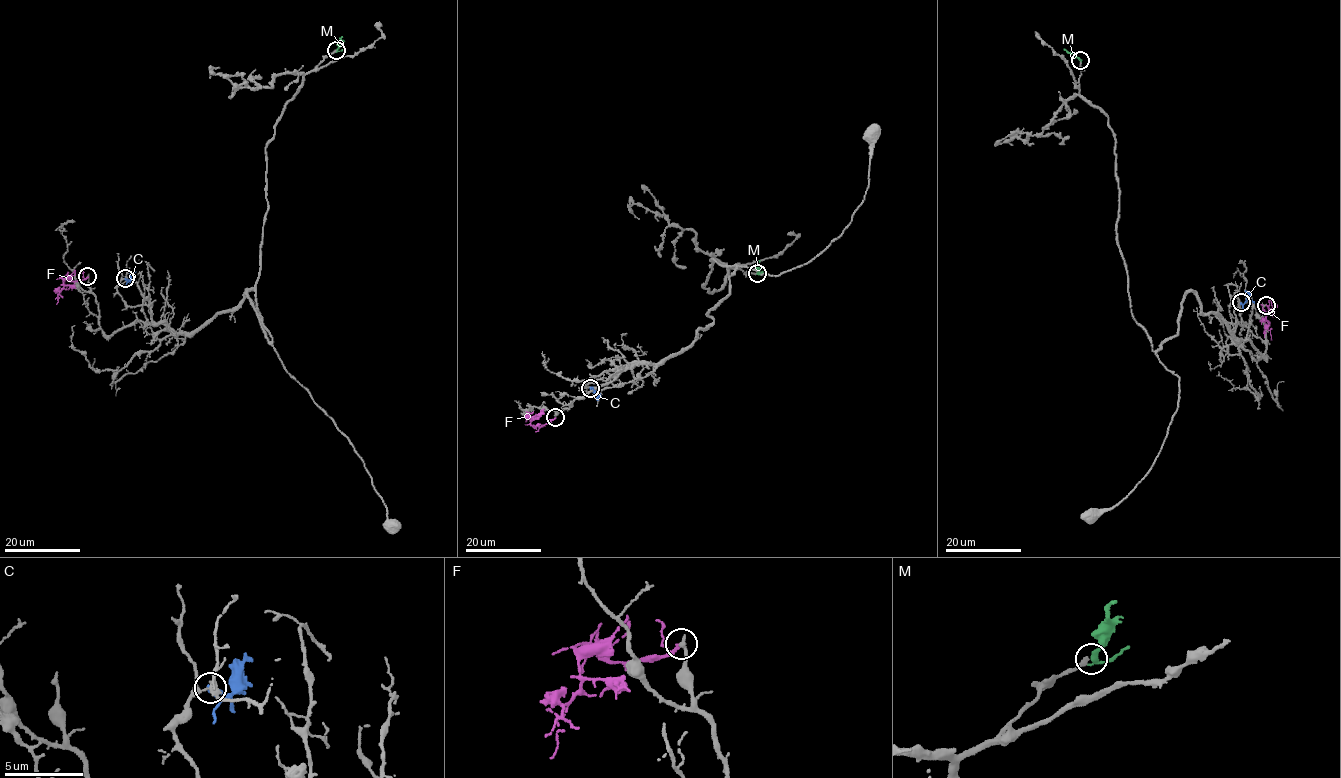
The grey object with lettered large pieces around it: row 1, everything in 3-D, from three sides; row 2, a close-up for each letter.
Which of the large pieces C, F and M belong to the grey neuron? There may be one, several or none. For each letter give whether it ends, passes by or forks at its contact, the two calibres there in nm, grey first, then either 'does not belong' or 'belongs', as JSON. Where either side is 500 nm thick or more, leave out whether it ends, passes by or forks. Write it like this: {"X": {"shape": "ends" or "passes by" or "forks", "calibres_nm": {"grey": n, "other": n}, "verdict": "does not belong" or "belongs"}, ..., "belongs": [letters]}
{"C": {"shape": "ends", "calibres_nm": {"grey": 130, "other": 240}, "verdict": "does not belong"}, "F": {"shape": "passes by", "calibres_nm": {"grey": 240, "other": 140}, "verdict": "does not belong"}, "M": {"shape": "passes by", "calibres_nm": {"grey": 240, "other": 240}, "verdict": "belongs"}, "belongs": ["M"]}

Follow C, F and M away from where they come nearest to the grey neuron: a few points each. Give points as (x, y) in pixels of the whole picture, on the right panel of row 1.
C: (1241, 303), (1249, 299), (1254, 303)
F: (1266, 305), (1273, 310), (1267, 314), (1266, 320), (1272, 339)
M: (1079, 60), (1064, 49)

